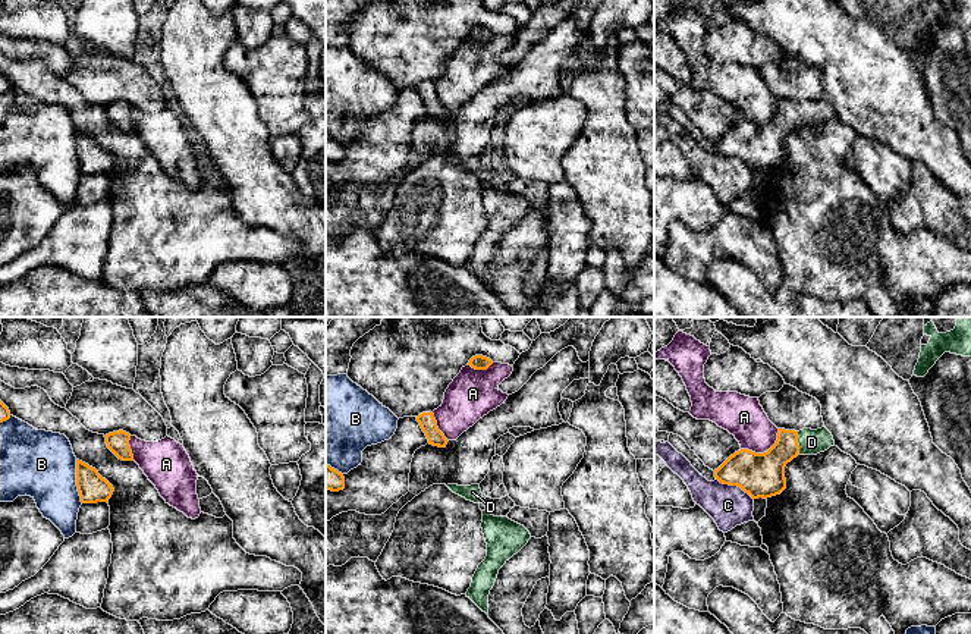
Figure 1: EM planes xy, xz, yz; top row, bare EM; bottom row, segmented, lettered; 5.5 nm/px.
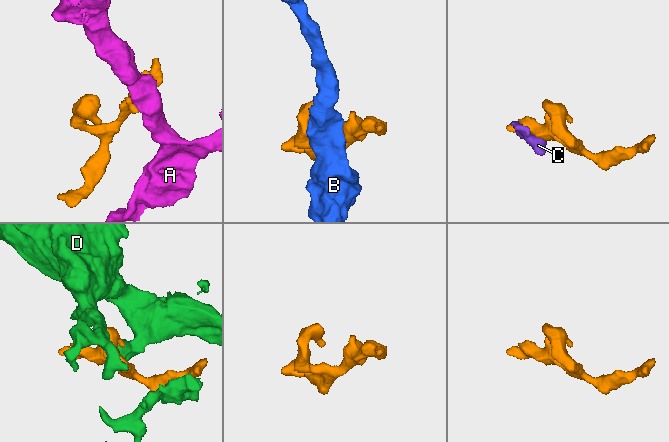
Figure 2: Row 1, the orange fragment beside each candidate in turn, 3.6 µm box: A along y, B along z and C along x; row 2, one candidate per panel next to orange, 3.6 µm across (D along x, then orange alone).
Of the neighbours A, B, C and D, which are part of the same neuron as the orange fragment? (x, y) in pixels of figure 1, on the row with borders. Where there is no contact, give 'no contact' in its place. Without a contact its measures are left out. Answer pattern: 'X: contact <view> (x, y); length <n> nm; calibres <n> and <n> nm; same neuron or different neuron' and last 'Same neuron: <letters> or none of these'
A: contact yz (764, 452); length 240 nm; calibres 240 and 220 nm; different neuron
B: contact xy (77, 482); length 240 nm; calibres 160 and 380 nm; different neuron
C: contact yz (735, 485); length 240 nm; calibres 240 and 220 nm; different neuron
D: contact yz (797, 443); length 130 nm; calibres 240 and 140 nm; same neuron
Same neuron: D

